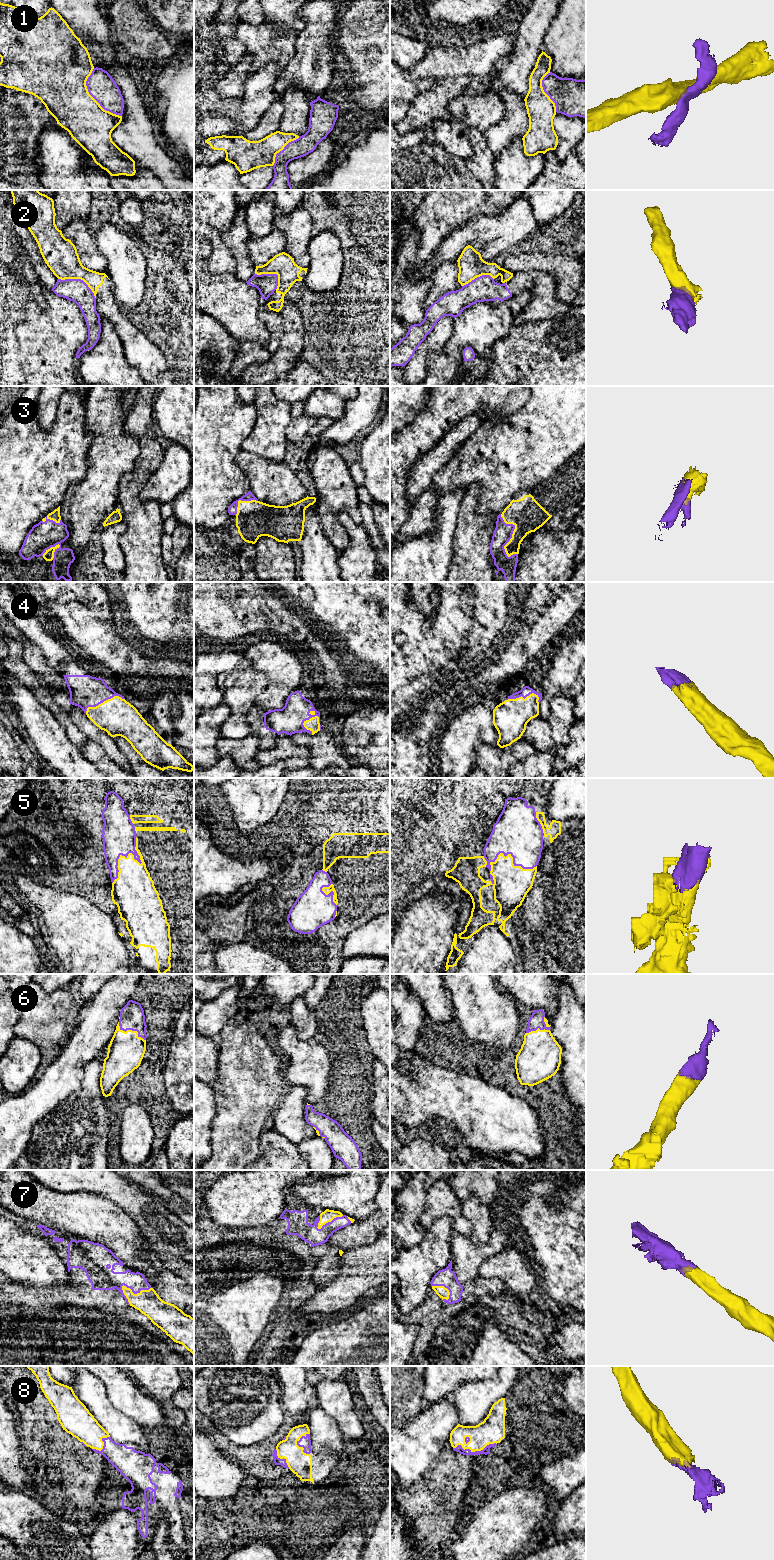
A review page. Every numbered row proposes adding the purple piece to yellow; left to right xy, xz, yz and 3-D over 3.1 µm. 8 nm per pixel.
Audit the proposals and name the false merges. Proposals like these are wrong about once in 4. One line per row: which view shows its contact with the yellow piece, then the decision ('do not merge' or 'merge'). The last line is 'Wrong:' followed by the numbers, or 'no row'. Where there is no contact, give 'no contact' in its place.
1: xy | do not merge
2: xy | do not merge
3: yz | merge
4: xz | merge
5: xy | merge
6: xy | merge
7: xy | merge
8: yz | merge
Wrong: 1, 2

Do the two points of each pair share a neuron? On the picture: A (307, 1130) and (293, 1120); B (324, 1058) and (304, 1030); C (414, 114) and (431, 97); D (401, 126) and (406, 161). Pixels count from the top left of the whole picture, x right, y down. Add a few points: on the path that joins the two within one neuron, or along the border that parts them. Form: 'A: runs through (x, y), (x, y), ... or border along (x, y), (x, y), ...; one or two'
A: runs through (304, 1130), (296, 1123); one
B: border along (291, 1025), (300, 1038), (304, 1040), (312, 1039); two
C: runs through (418, 110), (427, 101); one
D: border along (424, 127), (400, 134); two

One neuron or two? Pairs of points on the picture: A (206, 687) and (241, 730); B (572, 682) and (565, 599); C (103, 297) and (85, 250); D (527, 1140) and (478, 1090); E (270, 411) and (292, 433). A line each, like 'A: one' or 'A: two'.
A: two
B: two
C: two
D: one
E: two

